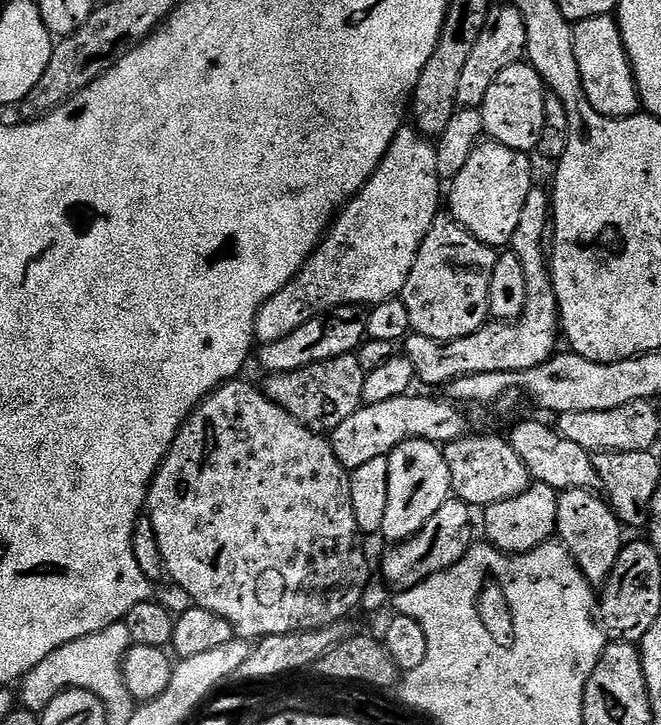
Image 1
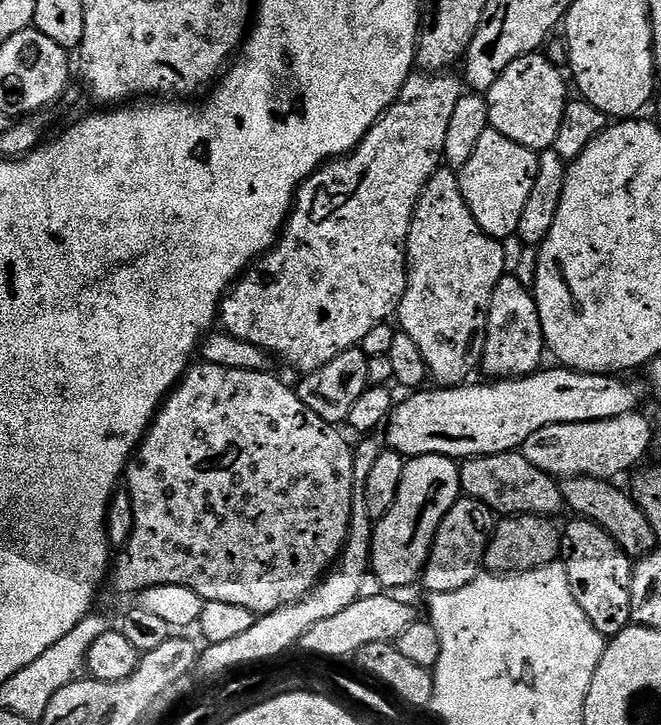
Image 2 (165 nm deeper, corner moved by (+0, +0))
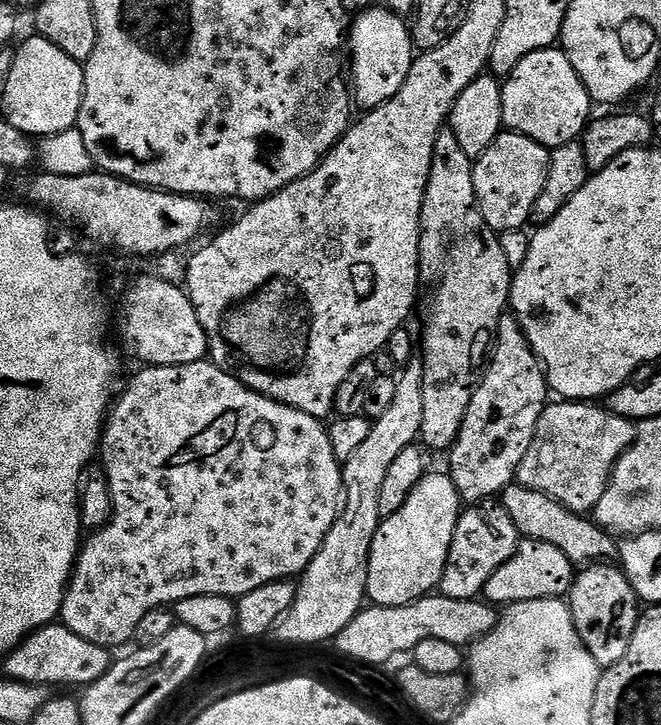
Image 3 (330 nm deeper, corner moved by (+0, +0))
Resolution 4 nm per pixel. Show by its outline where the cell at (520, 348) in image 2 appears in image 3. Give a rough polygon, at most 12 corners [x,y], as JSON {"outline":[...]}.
{"outline":[[520,321],[498,322],[490,363],[452,443],[461,501],[516,479],[548,377]]}

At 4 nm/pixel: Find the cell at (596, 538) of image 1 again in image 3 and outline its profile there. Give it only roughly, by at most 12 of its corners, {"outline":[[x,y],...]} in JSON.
{"outline":[[624,571],[575,573],[566,603],[601,669],[622,662],[642,611]]}

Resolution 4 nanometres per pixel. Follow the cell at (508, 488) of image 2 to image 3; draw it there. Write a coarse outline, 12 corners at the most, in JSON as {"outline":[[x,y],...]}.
{"outline":[[513,482],[502,503],[521,537],[573,566],[617,559],[613,533]]}

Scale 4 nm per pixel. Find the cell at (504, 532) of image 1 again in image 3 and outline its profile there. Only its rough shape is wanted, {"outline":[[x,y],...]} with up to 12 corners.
{"outline":[[521,539],[486,582],[493,606],[558,600],[574,566],[558,546]]}

